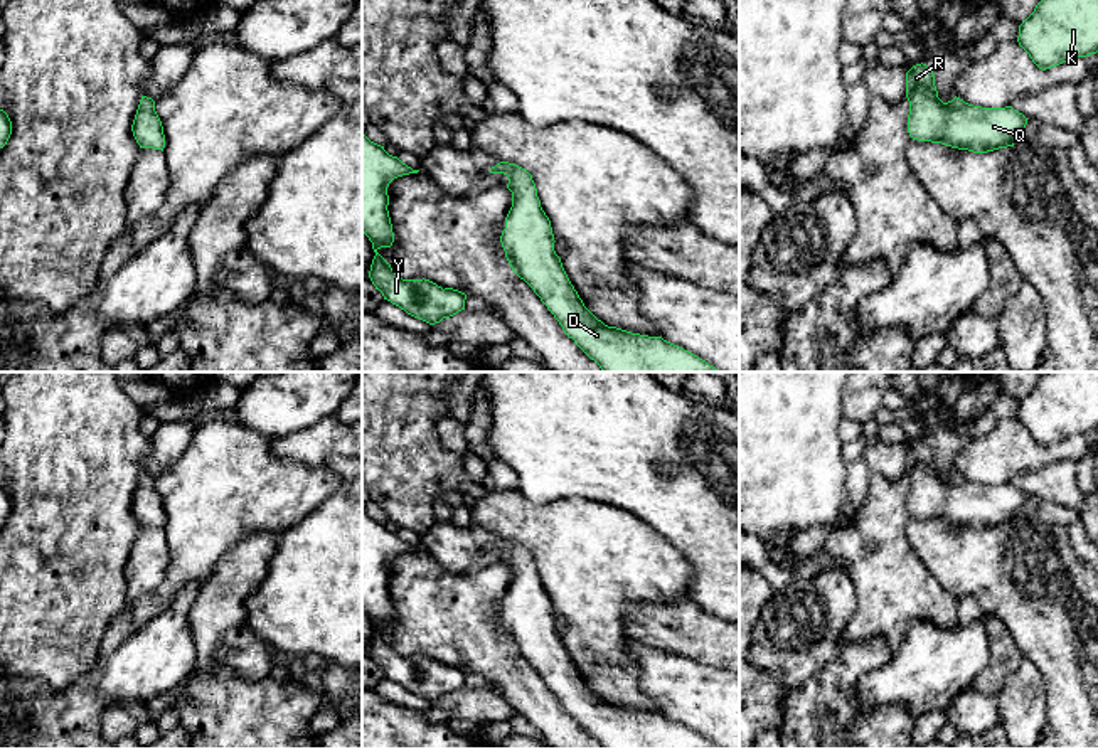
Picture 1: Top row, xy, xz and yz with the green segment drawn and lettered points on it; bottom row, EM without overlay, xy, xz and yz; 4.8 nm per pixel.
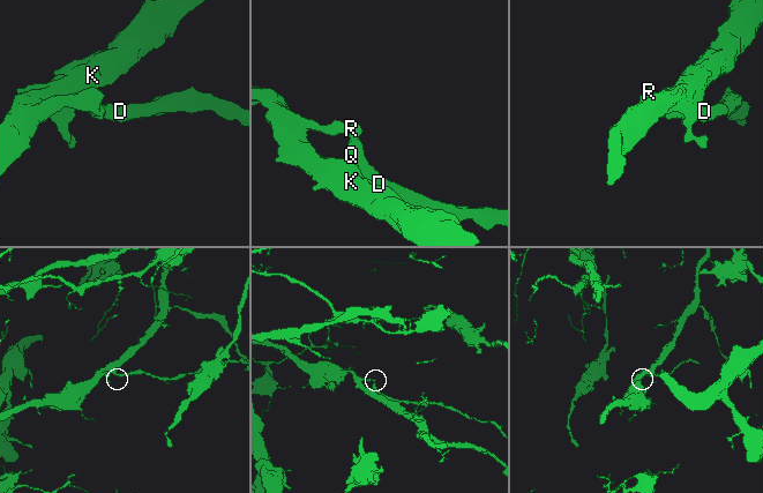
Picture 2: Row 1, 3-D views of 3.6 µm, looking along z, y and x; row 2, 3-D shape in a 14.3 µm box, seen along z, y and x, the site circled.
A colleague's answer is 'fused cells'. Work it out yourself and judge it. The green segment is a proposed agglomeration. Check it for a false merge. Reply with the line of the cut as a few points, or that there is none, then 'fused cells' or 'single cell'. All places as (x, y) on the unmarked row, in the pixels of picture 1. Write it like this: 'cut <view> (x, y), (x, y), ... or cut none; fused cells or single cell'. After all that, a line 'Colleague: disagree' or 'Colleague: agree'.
cut none; single cell
Colleague: disagree

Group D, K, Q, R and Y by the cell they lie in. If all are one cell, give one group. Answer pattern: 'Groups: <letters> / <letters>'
Groups: D K Q R Y

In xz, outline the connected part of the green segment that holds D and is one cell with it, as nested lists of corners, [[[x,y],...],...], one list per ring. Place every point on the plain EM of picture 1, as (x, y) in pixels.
[[[509,539],[497,540],[490,550],[504,550],[512,569],[500,613],[512,648],[534,667],[564,710],[601,749],[721,749],[662,714],[632,710],[598,697],[584,683],[554,628],[551,598],[541,584],[532,552]]]

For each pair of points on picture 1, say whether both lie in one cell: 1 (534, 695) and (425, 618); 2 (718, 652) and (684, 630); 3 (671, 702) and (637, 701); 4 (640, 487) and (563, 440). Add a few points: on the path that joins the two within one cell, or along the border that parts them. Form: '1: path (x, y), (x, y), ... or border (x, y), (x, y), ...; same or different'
1: path (507, 670), (452, 618); same
2: path (709, 643), (692, 633); same
3: border (635, 664), (640, 674), (640, 689), (659, 712); different
4: path (622, 468), (593, 440), (581, 440); same

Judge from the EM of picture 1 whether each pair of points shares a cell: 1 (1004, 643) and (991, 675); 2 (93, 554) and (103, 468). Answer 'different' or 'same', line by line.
1: same
2: same

